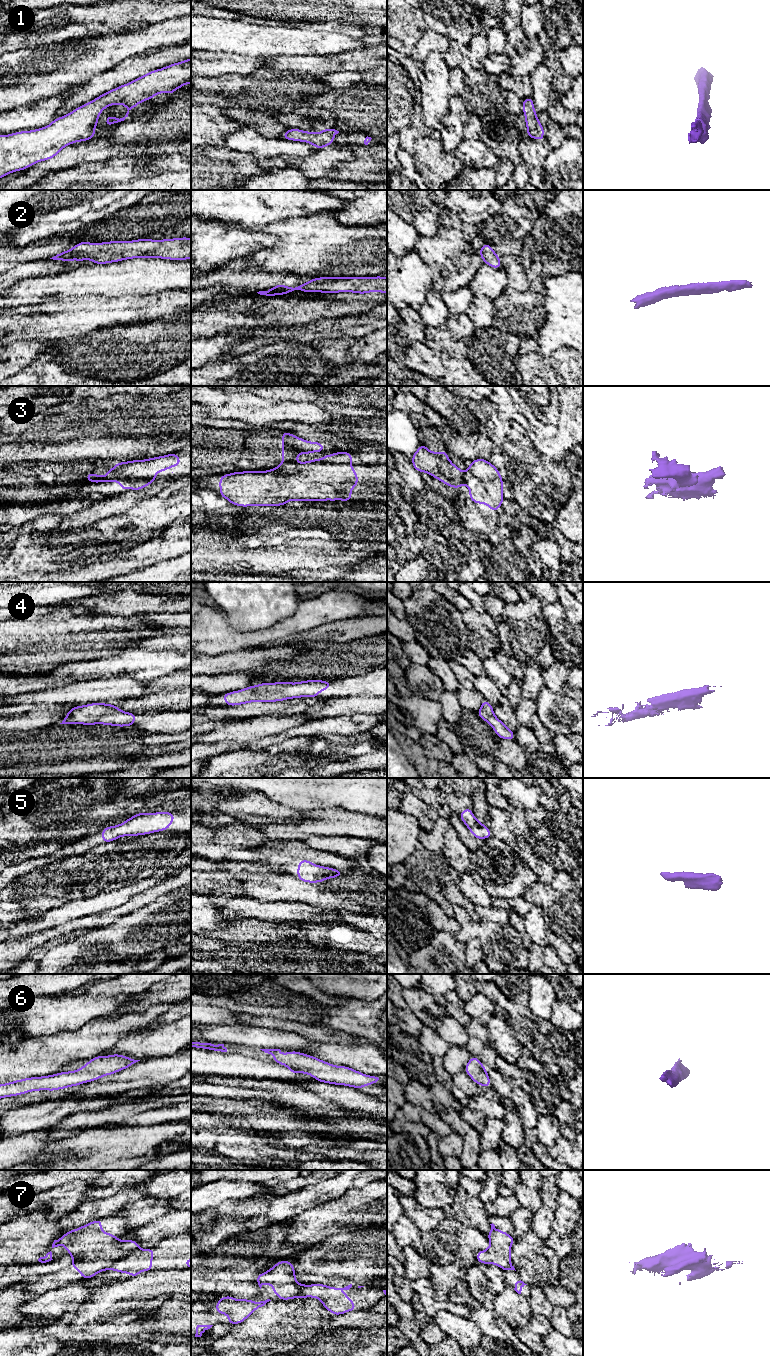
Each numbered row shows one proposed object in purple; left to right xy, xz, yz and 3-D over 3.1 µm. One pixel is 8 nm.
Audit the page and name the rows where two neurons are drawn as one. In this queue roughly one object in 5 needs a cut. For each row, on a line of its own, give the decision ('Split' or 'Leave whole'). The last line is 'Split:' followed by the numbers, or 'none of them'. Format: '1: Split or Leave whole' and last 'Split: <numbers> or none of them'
1: Leave whole
2: Leave whole
3: Split
4: Leave whole
5: Leave whole
6: Leave whole
7: Split
Split: 3, 7

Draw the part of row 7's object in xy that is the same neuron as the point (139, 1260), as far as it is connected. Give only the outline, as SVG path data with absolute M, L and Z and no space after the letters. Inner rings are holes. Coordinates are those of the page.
M154 1248L137 1249L123 1259L117 1260L106 1270L114 1270L119 1273L127 1273L131 1277L140 1275L141 1271L152 1271Z

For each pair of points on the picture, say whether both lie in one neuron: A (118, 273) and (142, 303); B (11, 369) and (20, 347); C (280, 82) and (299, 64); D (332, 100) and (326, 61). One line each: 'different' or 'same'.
A: different
B: same
C: different
D: different

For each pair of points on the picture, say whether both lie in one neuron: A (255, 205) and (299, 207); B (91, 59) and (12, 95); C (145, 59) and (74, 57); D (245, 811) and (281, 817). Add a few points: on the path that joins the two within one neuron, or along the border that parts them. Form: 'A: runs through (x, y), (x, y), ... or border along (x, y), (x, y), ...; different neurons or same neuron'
A: runs through (266, 205), (288, 205); same neuron
B: runs through (71, 64), (59, 73), (32, 81); same neuron
C: border along (148, 49), (137, 55), (127, 57), (120, 62); different neurons
D: runs through (254, 811), (272, 812); same neuron

